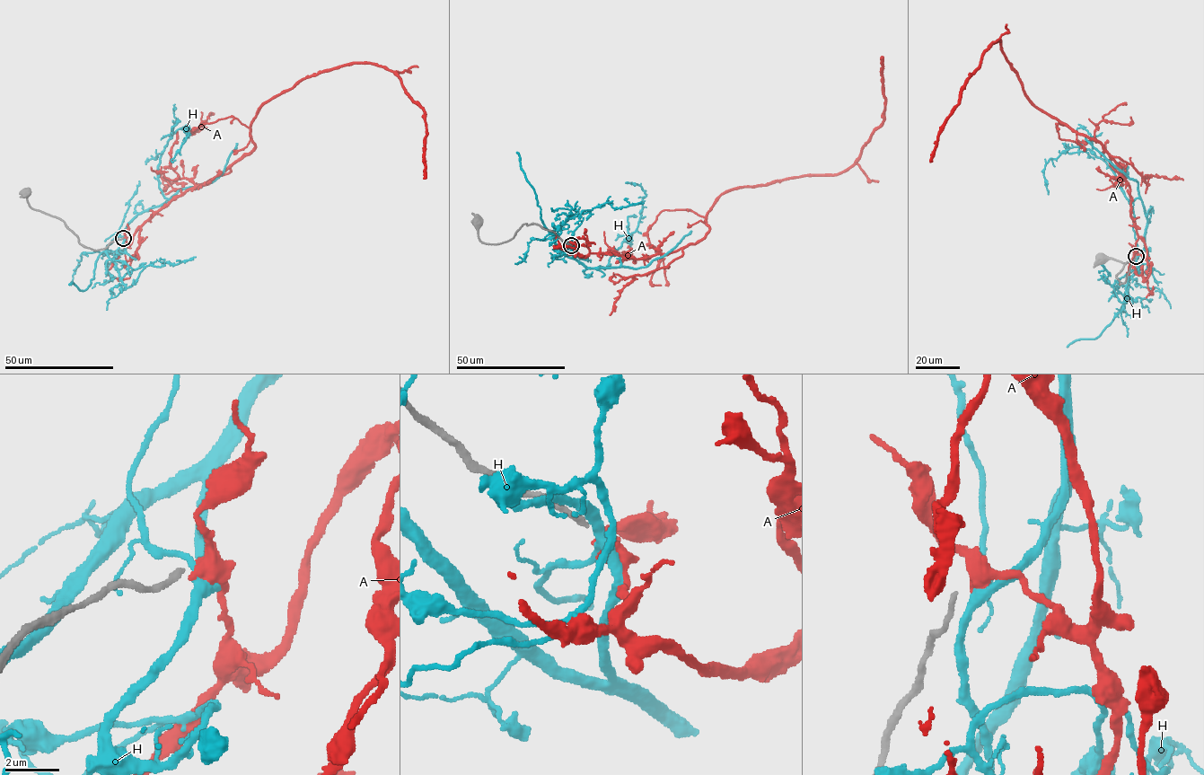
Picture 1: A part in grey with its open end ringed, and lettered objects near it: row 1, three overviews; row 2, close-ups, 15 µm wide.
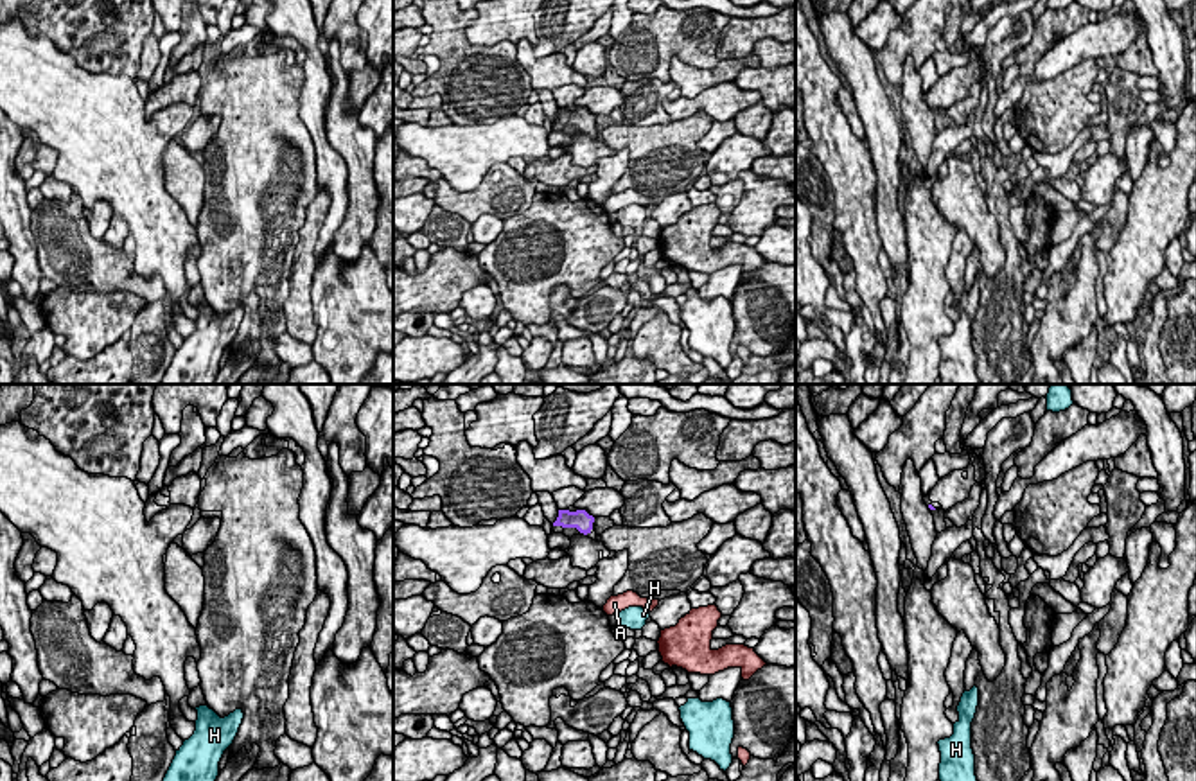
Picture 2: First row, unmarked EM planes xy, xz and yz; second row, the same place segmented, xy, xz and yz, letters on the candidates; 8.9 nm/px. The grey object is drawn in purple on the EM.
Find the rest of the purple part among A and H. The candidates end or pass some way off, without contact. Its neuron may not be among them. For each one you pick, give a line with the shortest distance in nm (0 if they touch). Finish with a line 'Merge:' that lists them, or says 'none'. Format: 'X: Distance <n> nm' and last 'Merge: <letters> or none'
Merge: none

